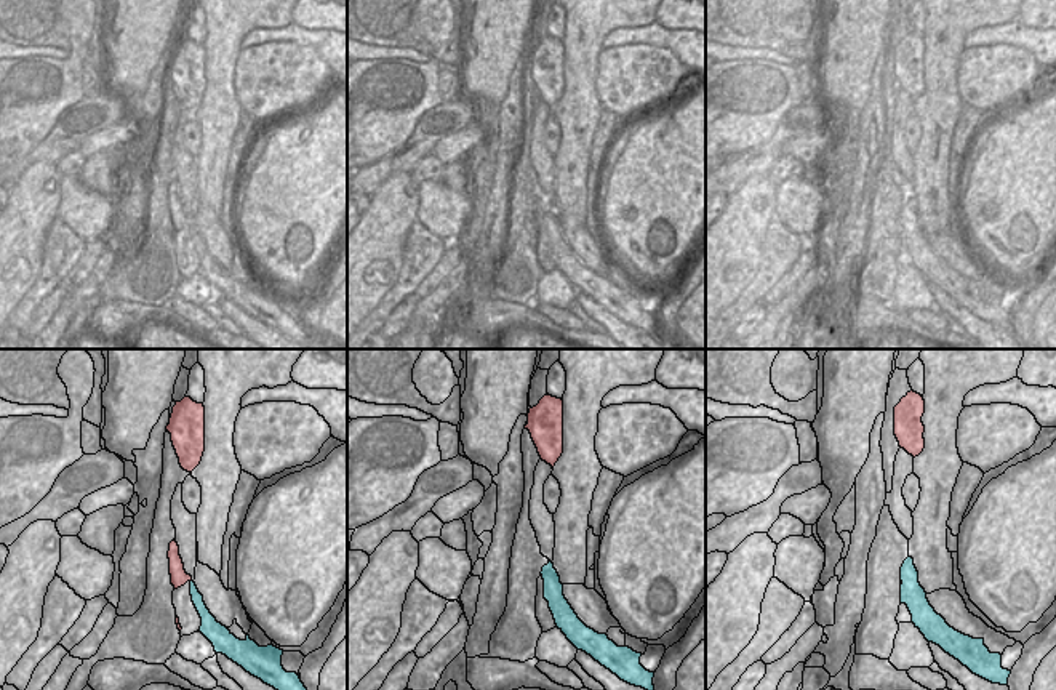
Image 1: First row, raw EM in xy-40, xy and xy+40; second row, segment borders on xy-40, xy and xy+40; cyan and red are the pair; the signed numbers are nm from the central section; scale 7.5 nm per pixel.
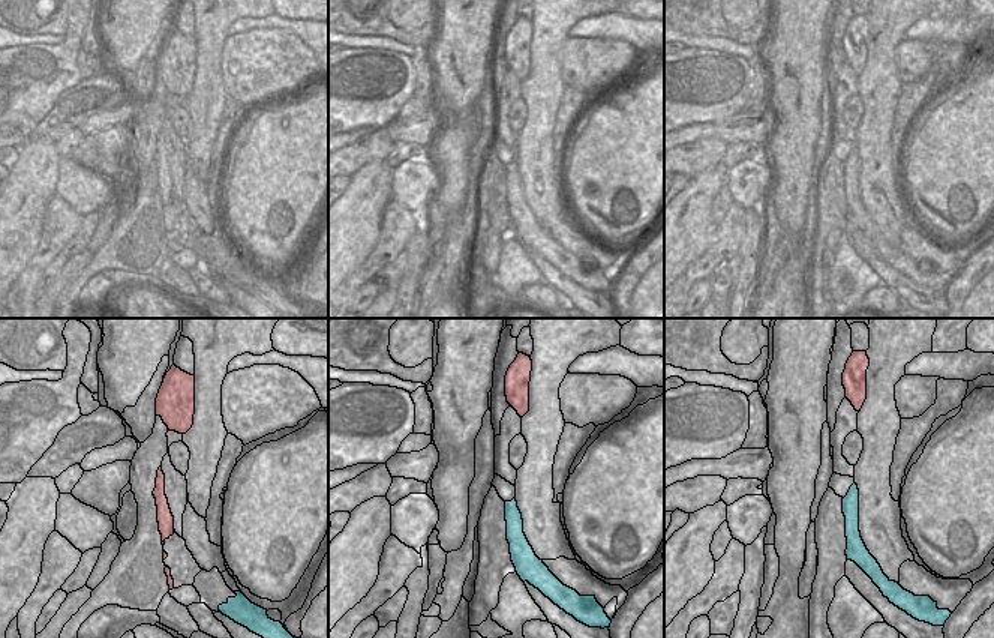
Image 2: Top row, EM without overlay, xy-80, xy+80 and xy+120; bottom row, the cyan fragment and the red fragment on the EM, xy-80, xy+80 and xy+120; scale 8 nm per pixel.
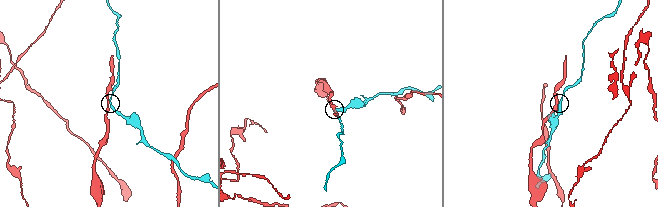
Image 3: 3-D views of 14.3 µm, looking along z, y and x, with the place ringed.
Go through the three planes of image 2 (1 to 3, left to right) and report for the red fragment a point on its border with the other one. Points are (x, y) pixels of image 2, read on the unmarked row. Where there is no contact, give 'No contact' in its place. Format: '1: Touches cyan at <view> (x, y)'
1: No contact
2: No contact
3: No contact

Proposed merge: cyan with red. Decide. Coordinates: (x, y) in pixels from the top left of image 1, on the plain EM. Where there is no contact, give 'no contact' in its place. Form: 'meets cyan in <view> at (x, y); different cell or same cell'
no contact; different cell

